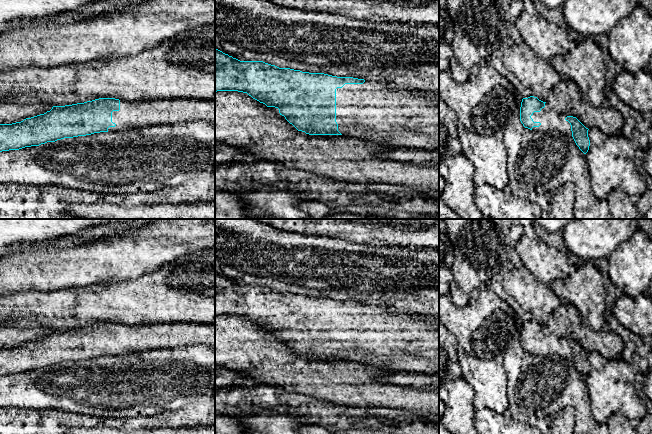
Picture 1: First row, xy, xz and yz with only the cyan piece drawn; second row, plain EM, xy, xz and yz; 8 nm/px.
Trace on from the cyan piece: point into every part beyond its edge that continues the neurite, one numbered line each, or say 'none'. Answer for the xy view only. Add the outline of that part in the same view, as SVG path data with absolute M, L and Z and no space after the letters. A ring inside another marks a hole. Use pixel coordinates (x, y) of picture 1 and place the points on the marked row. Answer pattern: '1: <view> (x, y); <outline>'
1: xy (157, 112); M175 99L129 102L120 100L120 110L112 112L115 127L108 132L130 128L194 121L215 122L215 99Z

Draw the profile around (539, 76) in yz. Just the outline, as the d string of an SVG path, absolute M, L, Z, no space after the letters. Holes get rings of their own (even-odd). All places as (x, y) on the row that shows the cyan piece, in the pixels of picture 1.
M524 43L507 47L503 63L531 91L532 96L543 102L547 102L549 92L561 80L551 61L538 59Z

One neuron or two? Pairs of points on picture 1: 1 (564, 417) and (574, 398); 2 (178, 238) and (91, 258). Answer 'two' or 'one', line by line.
1: two
2: one

